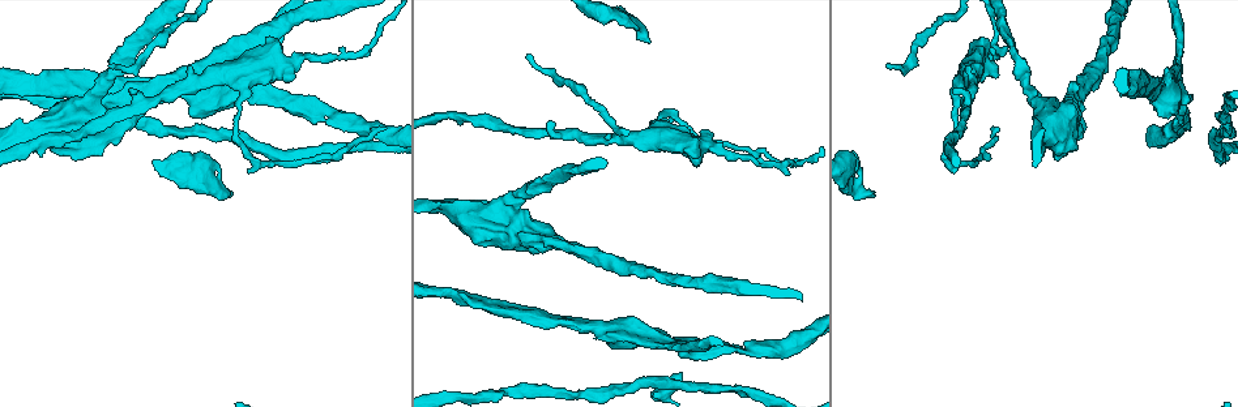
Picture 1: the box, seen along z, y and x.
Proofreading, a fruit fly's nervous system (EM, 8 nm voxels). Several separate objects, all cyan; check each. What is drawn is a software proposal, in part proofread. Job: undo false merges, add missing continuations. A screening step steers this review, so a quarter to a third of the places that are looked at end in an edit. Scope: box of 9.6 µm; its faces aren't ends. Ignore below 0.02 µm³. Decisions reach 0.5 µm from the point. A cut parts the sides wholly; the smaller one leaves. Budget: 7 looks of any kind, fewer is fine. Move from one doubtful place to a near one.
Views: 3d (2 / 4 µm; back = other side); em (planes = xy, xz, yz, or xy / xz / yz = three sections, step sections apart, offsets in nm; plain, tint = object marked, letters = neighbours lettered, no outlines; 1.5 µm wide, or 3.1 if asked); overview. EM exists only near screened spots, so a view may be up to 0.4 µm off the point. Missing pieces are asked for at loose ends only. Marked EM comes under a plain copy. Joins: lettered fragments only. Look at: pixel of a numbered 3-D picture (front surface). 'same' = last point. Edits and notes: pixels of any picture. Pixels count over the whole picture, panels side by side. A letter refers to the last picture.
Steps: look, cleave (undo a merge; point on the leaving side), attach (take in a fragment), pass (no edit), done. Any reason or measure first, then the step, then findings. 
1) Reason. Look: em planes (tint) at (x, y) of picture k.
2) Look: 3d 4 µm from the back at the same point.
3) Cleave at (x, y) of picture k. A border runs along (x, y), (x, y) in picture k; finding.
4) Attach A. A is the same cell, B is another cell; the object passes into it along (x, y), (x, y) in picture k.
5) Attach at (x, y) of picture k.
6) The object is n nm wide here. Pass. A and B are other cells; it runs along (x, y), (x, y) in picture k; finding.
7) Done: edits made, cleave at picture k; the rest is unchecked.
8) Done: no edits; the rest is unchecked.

An open end. Look: 3d 4 µm at (1068, 94) of picture 1.

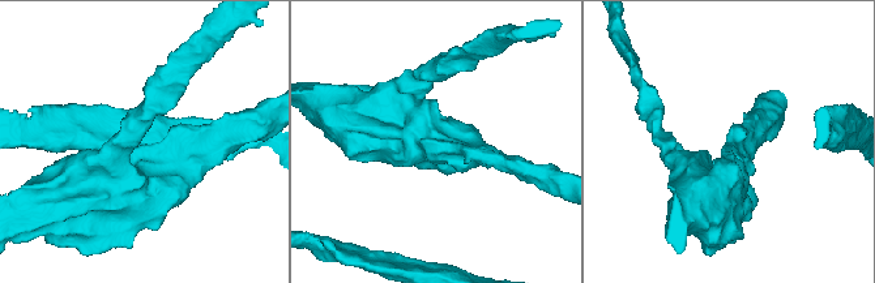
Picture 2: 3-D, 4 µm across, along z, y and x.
Look: em planes (tint) at (722, 148) of picture 2.

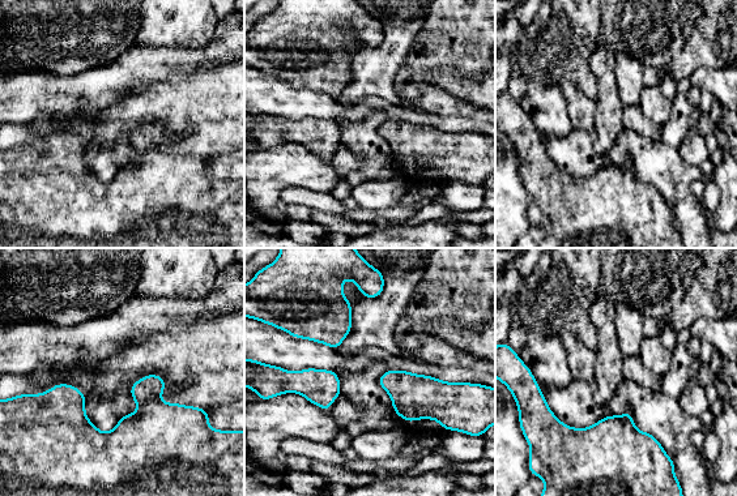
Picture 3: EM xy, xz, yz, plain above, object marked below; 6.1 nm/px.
See the neighbours. Look: em planes (letters) at the same point.

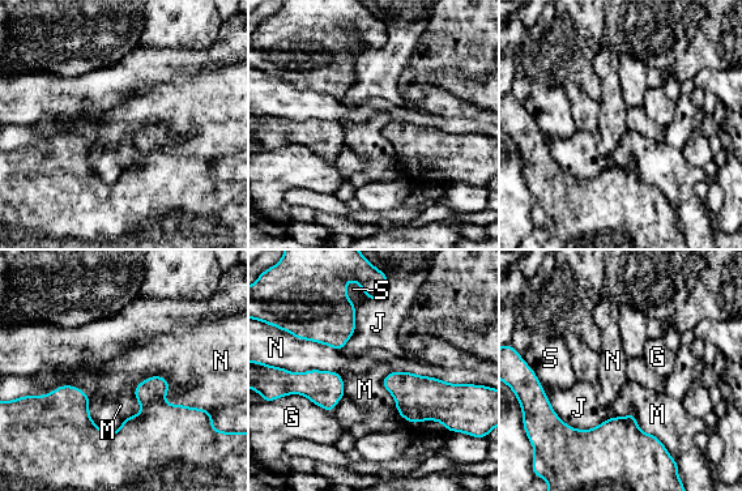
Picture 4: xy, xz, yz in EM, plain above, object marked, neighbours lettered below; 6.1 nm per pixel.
Pass. G, J, M, N and S are other cells; a border runs along (395, 370), (494, 388) in picture 4; no lettered fragment goes on from it.

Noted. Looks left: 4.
Free end. Look: 3d 4 µm at (1140, 71) of picture 1.

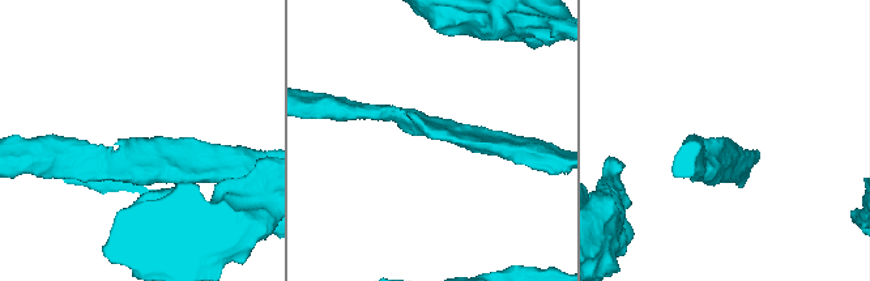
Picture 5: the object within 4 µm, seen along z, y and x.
The arms are 220, 260 nm wide; need the tissue. Look: em planes (tint) at (433, 134) of picture 5.

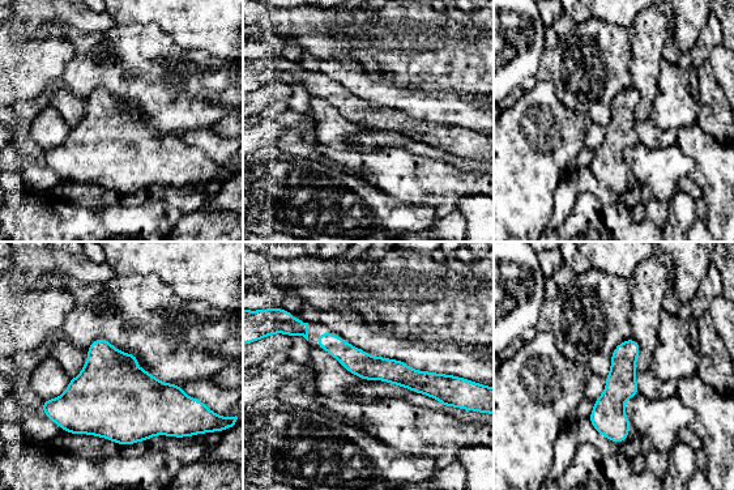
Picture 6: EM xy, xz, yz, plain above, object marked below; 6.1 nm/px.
See the neighbours. Look: em planes (letters) at the same point.

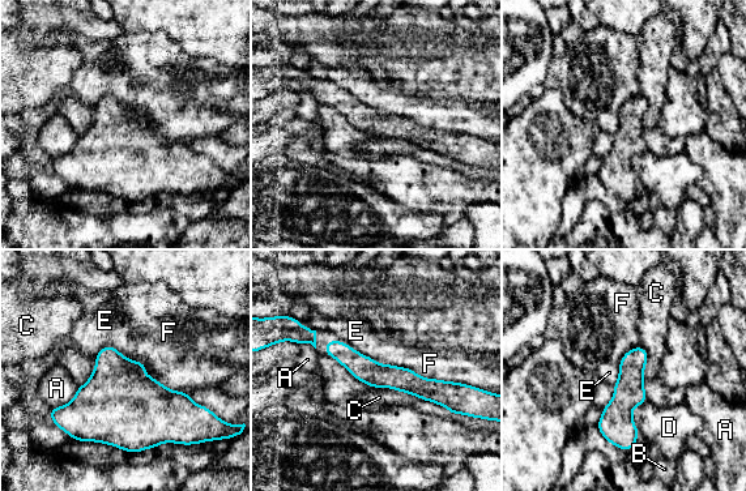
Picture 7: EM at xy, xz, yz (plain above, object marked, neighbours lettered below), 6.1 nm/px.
The longest contact is with C, 550 nm. Pass. A, B, C, D, E and F are other cells; a border runs along (374, 387), (409, 392), (460, 414) in picture 7; no lettered fragment goes on from it.

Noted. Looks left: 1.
Free end. Look: em planes (letters) at (530, 56) of picture 1.

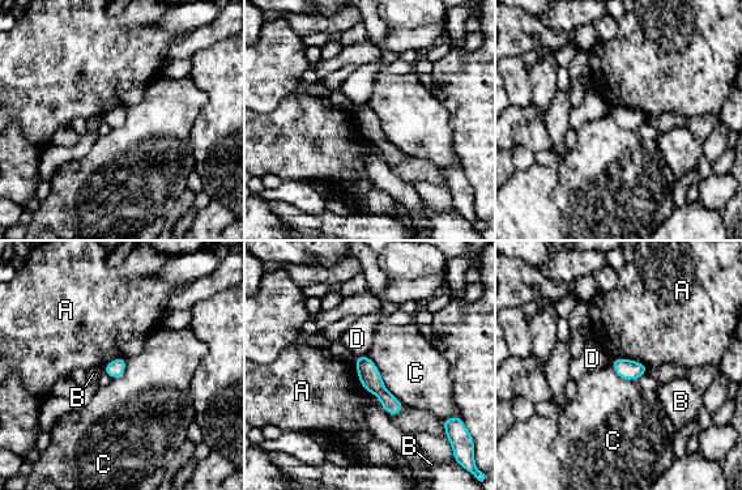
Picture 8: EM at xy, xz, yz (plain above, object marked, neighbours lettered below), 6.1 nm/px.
Pass. A, B, C and D are other cells; no lettered fragment goes on from it.

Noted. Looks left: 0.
Done: no edits; the rest is unchecked.

